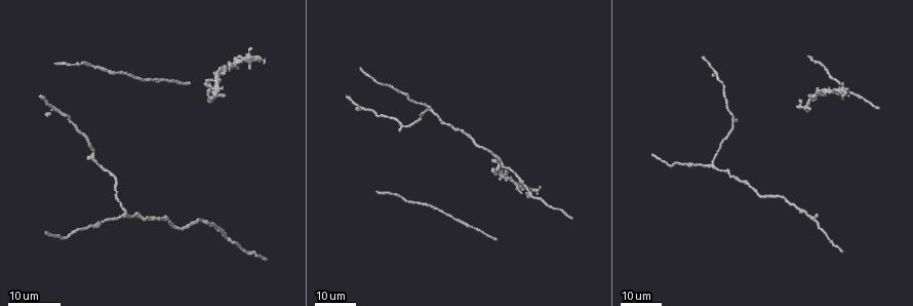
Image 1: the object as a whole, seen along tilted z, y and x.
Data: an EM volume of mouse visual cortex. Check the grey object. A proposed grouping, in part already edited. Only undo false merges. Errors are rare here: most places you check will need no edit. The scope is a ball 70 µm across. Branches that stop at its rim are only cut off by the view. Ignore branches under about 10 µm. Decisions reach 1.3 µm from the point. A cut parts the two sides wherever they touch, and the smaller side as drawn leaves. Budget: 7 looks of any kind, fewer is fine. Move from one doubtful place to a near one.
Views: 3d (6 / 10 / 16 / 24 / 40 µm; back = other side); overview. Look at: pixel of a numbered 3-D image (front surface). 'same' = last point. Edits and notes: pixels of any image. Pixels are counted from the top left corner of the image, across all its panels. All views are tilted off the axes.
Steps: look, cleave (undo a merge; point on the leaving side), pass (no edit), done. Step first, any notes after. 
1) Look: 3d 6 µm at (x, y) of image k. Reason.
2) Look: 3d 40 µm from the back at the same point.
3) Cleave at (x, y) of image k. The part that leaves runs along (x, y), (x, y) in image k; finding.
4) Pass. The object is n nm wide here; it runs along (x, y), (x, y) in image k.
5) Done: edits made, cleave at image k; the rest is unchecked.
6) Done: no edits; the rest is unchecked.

Look: 3d 16 µm at (806, 106) of image 1. Four arms meet.

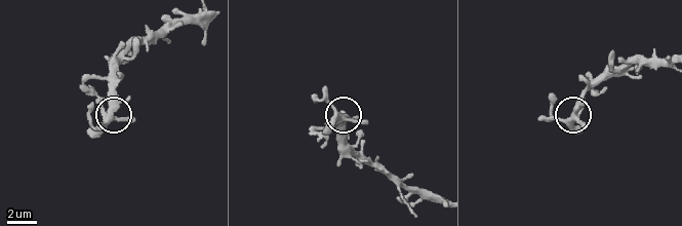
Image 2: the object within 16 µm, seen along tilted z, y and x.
Look: 3d 10 µm at (106, 113) of image 2. Closer look.

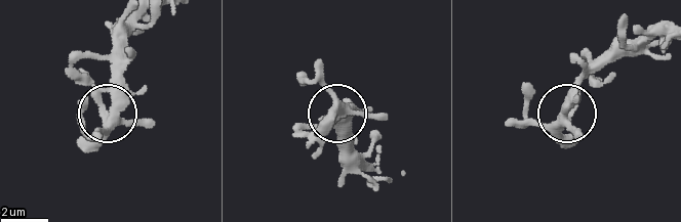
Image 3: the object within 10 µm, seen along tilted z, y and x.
Pass. Continuous, no second neuron.

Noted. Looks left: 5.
Look: 3d 24 µm at (784, 196) of image 1.

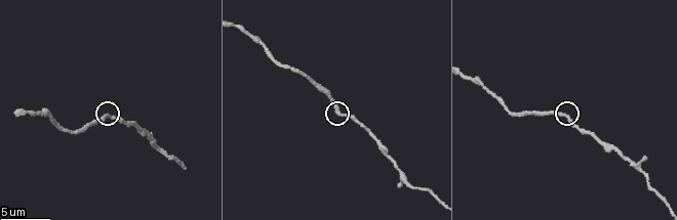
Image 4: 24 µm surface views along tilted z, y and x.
Look: 3d 6 µm at (565, 115) of image 4.

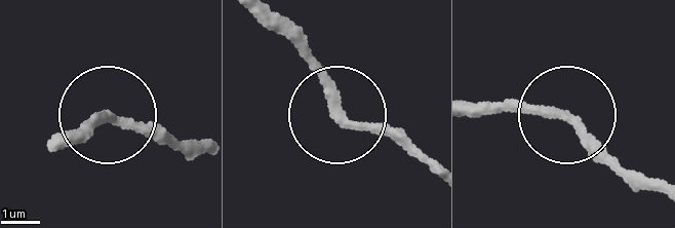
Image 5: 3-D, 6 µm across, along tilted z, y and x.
Pass. It runs along (480, 109), (555, 112), (607, 159) in image 5; continuous, no second neuron.

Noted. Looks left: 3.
Look: 3d 16 µm at (643, 171) of image 4. Thick turns thin.

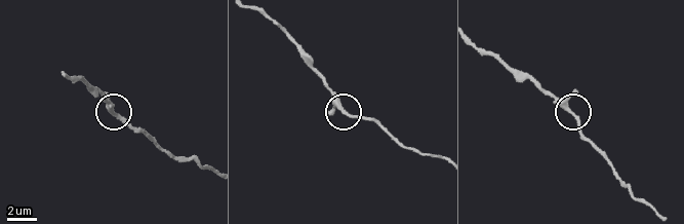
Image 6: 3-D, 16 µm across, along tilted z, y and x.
Pass. 3 arms meet here; it runs along (476, 44), (555, 96), (573, 113), (582, 137) in image 6; continuous, no second neuron.

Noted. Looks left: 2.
Look: 3d 24 µm at (710, 167) of image 1. Three-way junction.

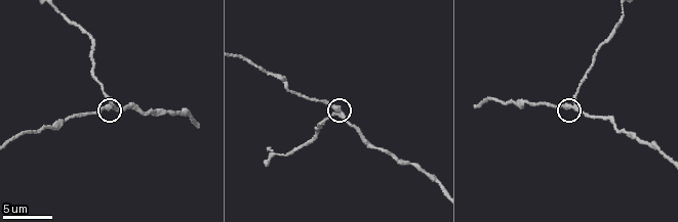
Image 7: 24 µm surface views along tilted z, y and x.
Look: 3d 10 µm at (570, 107) of image 7.

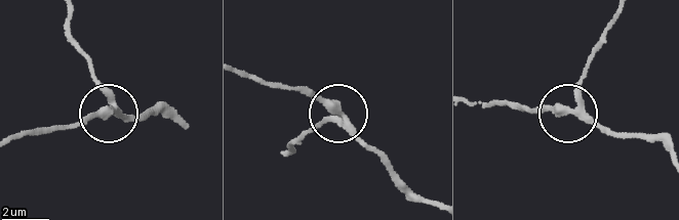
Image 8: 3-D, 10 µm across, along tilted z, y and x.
Pass. It runs along (617, 15), (594, 52), (571, 107), (527, 106) in image 8; all the same neuron.

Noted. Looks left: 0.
Done: no edits; the rest is unchecked.

